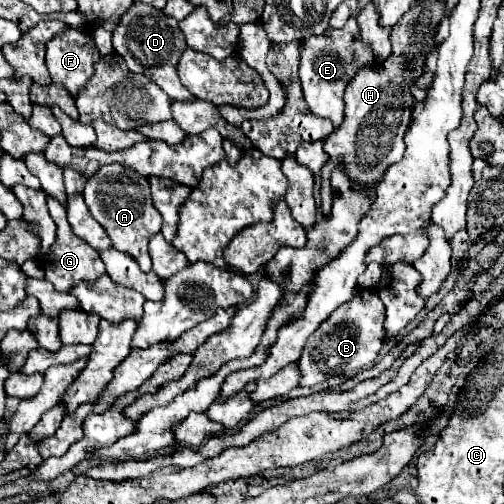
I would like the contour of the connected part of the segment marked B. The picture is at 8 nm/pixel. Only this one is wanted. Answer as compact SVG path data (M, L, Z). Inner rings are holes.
M357 288L359 292L345 304L341 304L305 342L299 370L301 370L301 386L315 386L327 382L329 386L335 382L343 382L343 376L359 372L363 368L373 366L377 354L385 344L385 308L379 300L377 292Z

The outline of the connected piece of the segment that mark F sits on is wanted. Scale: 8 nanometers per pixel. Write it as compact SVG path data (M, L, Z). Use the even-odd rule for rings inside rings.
M67 26L61 34L49 40L45 48L45 62L51 78L77 96L77 90L81 90L81 86L93 76L93 62L101 58L91 32Z

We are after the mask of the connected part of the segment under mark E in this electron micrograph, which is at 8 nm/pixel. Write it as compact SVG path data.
M349 18L347 24L339 30L329 28L321 36L303 40L301 60L299 60L299 80L301 80L309 110L315 116L329 118L333 126L339 126L343 122L345 86L357 74L357 70L361 70L361 66L365 66L367 62L373 62L373 48L367 42L363 42L361 30L355 18Z

